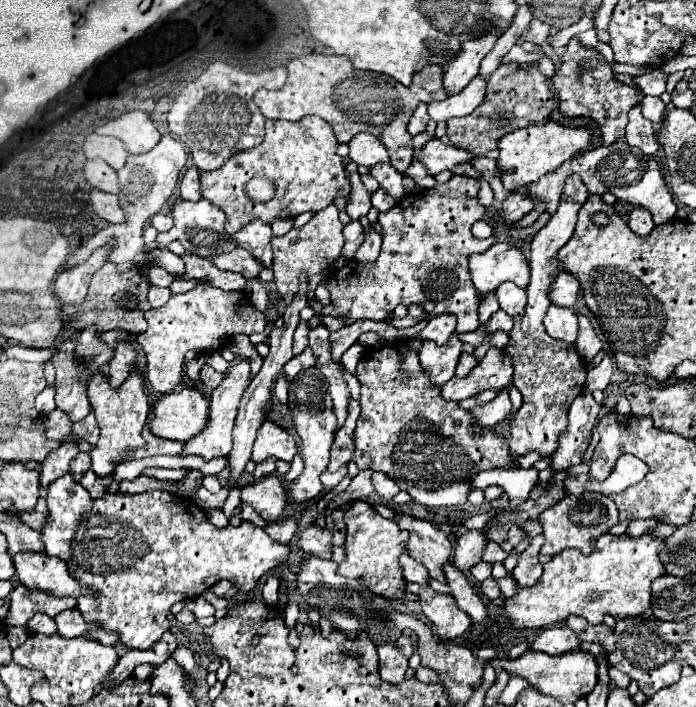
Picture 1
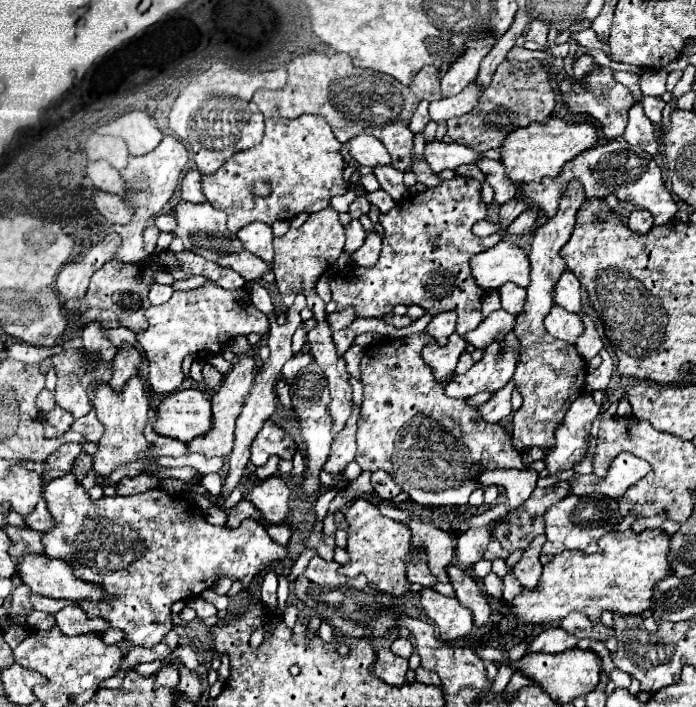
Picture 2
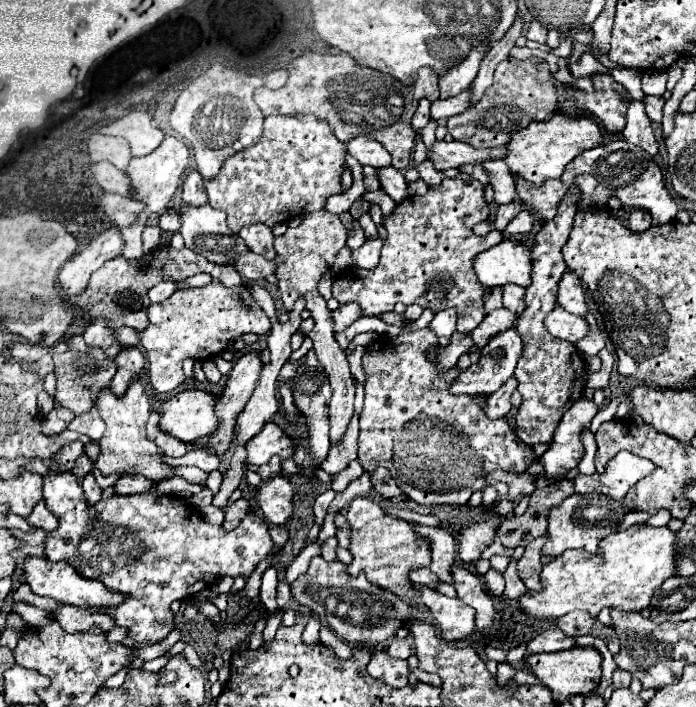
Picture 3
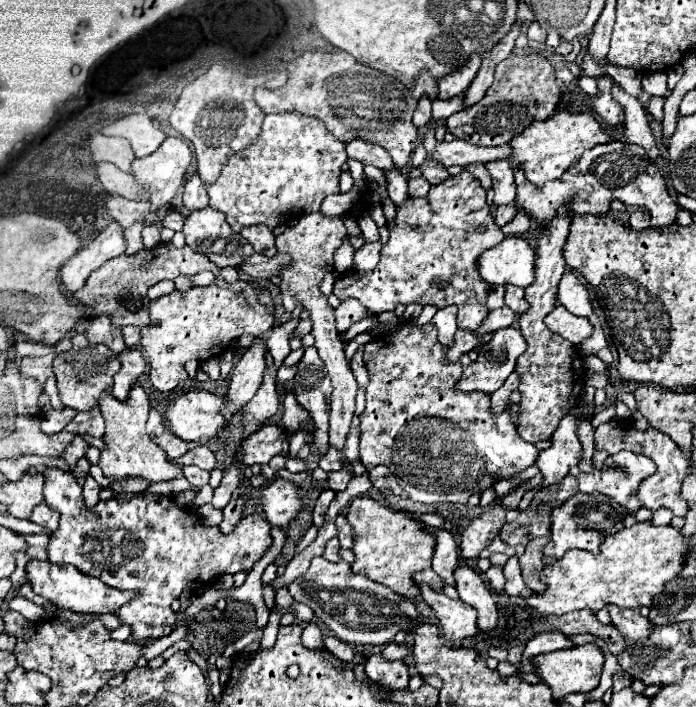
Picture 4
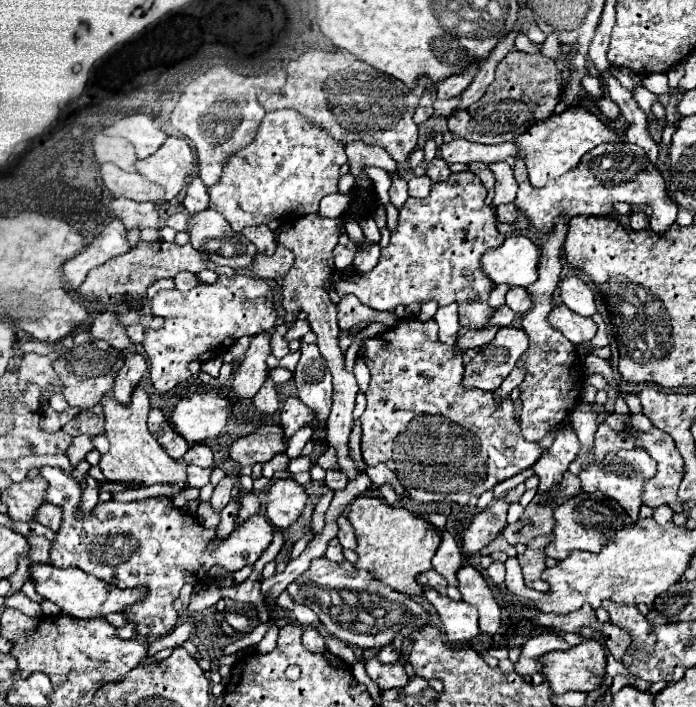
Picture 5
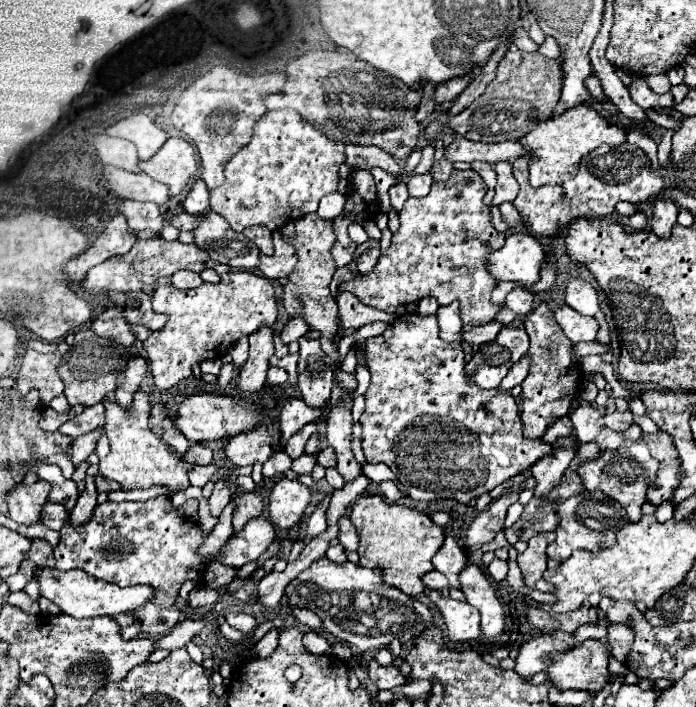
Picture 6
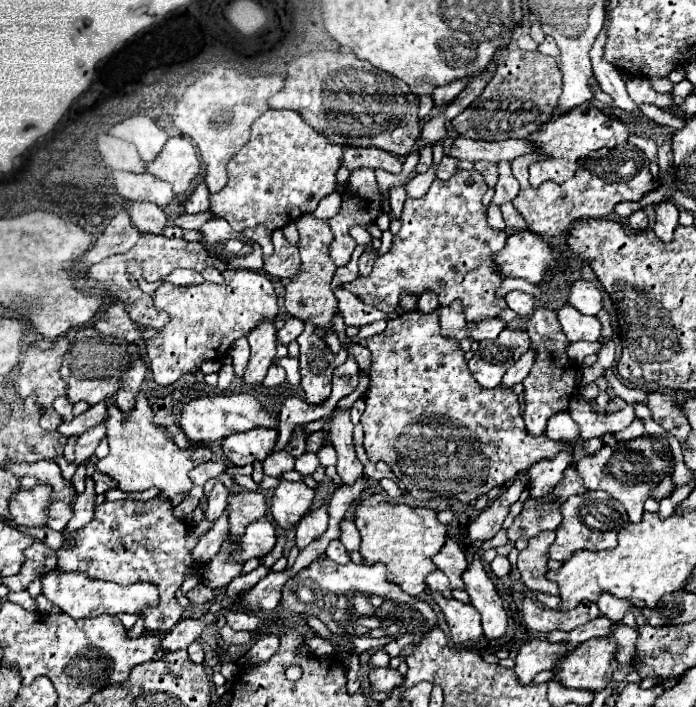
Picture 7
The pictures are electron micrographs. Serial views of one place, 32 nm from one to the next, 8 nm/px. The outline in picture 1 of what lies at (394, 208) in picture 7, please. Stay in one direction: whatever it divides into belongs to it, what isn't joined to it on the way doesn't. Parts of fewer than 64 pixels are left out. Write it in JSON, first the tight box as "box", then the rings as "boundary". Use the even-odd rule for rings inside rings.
{"box":[370,164,404,198],"boundary":[[[376,164],[370,168],[370,174],[378,180],[380,188],[384,188],[392,198],[402,198],[404,186],[402,186],[402,174],[396,172],[396,168],[392,168],[390,164]]]}

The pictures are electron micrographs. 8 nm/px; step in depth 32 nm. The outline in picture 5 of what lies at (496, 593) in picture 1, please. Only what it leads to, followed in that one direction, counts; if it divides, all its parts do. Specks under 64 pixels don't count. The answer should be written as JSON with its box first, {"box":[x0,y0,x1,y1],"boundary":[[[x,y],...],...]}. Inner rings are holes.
{"box":[486,562,506,584],"boundary":[[[492,562],[490,568],[486,570],[488,578],[494,582],[494,584],[502,584],[504,582],[504,576],[506,576],[506,566],[504,562]]]}

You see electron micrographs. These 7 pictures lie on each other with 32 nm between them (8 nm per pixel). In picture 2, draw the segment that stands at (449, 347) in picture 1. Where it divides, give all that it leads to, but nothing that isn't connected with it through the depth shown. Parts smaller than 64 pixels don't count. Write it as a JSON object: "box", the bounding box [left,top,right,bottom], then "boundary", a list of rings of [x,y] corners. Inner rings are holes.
{"box":[422,332,468,380],"boundary":[[[454,332],[446,346],[428,344],[428,348],[424,348],[422,356],[424,356],[424,362],[432,366],[434,376],[438,376],[438,380],[446,380],[454,372],[456,362],[460,358],[460,354],[466,350],[466,346],[468,346],[468,342],[458,332]]]}

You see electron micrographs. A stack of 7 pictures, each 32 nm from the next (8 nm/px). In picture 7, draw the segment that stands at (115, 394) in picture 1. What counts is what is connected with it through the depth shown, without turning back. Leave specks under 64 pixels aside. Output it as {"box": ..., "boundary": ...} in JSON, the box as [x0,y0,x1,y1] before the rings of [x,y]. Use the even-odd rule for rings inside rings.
{"box":[96,394,204,500],"boundary":[[[144,394],[138,396],[134,410],[124,416],[114,404],[108,406],[108,442],[110,454],[96,462],[96,468],[116,480],[118,488],[124,492],[144,492],[158,488],[160,496],[172,500],[176,496],[188,496],[192,490],[190,470],[204,464],[202,458],[194,458],[194,446],[182,450],[176,448],[166,426],[154,424],[154,412]]]}

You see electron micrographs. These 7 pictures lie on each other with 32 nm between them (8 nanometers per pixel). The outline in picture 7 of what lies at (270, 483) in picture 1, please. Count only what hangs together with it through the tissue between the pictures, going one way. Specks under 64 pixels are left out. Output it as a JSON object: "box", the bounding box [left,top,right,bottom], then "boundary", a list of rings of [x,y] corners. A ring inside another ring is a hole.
{"box":[272,480,316,530],"boundary":[[[282,480],[276,486],[276,494],[272,500],[274,522],[284,530],[294,528],[300,522],[300,518],[310,510],[314,496],[316,492],[304,482]]]}

